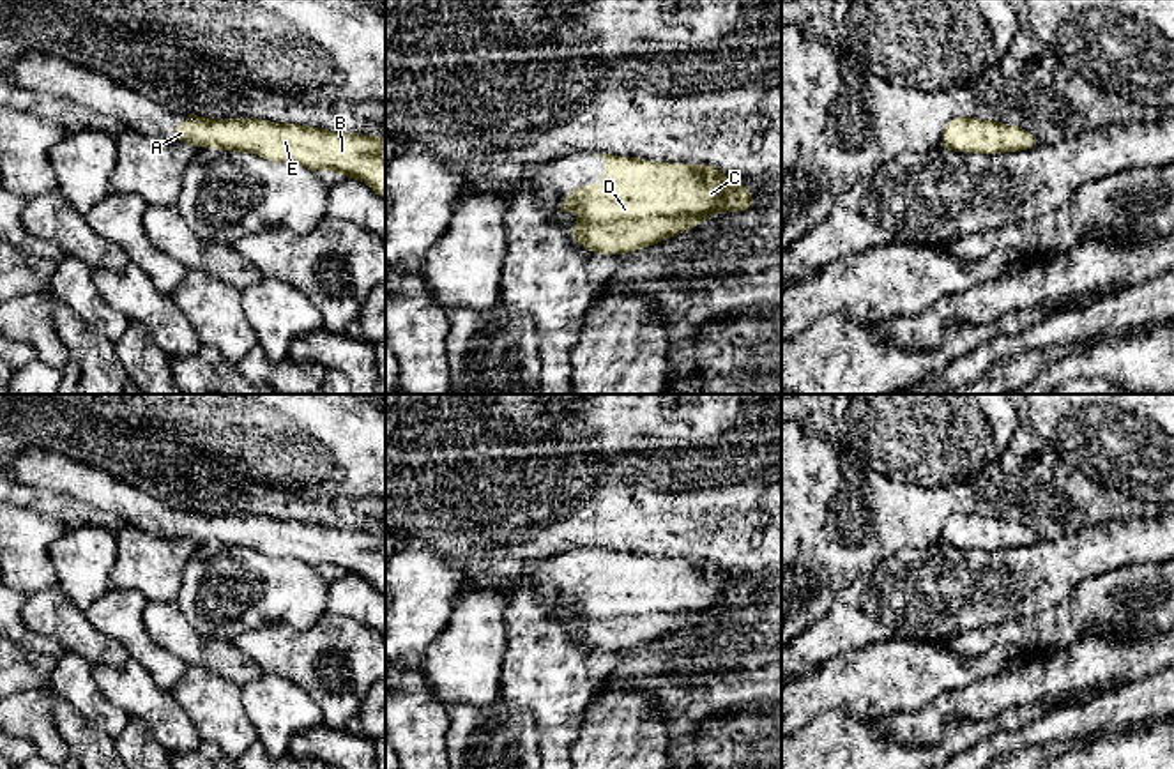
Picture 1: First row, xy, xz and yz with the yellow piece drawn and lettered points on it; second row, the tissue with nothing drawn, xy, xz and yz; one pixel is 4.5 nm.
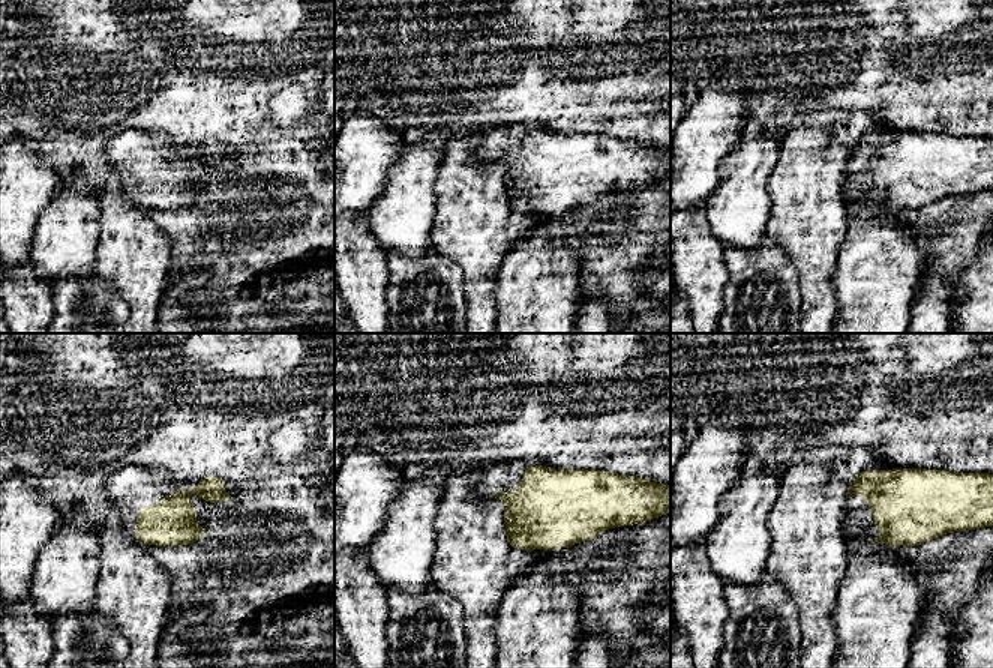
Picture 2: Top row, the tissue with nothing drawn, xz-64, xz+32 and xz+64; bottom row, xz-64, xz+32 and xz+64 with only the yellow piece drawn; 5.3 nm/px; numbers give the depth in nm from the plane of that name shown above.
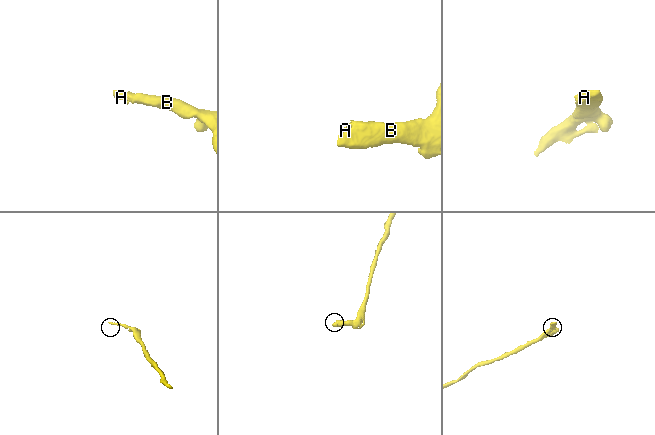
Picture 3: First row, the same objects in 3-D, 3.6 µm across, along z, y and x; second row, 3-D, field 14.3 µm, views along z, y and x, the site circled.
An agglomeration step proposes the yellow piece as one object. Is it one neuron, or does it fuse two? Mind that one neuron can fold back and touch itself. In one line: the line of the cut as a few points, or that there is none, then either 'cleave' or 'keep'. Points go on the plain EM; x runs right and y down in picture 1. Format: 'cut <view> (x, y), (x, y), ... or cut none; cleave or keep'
cut none; keep

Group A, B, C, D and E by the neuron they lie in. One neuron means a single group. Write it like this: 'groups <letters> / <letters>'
groups A B C D E

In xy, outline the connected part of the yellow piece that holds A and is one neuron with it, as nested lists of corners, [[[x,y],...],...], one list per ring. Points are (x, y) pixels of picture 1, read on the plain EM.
[[[194,509],[187,511],[198,520],[177,518],[172,537],[191,537],[196,544],[205,541],[230,548],[253,548],[271,559],[292,557],[311,567],[332,566],[348,575],[366,578],[378,592],[385,596],[385,536],[370,530],[331,529],[313,522],[274,520],[263,514],[225,514],[210,516]]]

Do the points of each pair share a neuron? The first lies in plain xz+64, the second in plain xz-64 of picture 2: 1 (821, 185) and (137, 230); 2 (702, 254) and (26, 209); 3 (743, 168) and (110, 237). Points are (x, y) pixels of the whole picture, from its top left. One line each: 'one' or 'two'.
1: one
2: two
3: two

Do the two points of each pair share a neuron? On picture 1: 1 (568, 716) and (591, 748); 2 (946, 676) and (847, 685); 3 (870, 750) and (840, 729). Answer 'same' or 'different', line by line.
1: different
2: same
3: same

